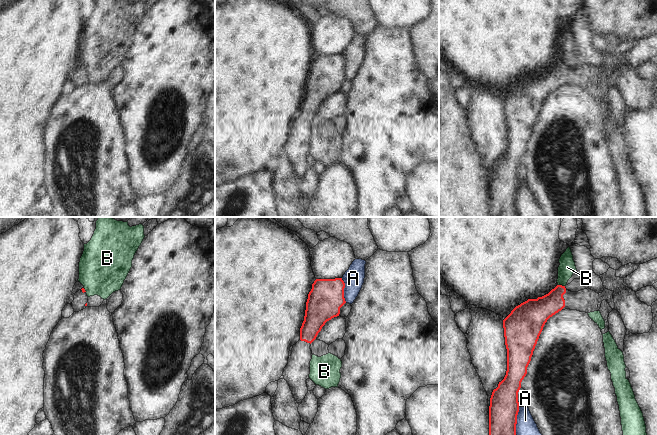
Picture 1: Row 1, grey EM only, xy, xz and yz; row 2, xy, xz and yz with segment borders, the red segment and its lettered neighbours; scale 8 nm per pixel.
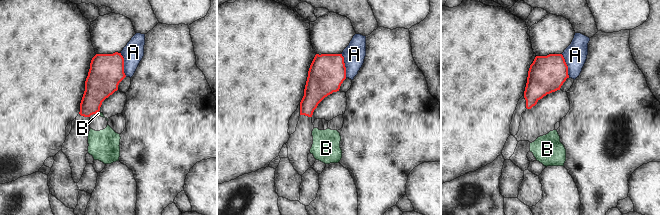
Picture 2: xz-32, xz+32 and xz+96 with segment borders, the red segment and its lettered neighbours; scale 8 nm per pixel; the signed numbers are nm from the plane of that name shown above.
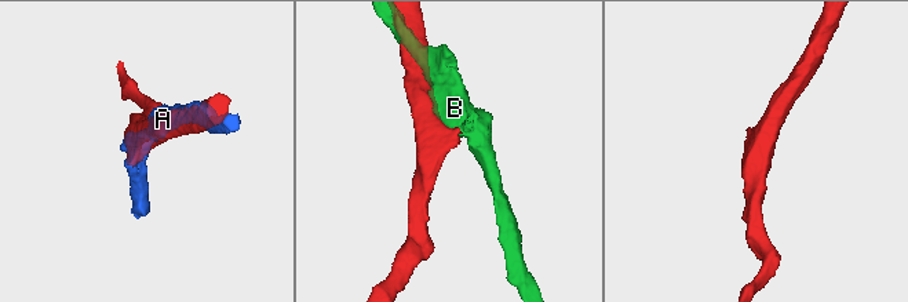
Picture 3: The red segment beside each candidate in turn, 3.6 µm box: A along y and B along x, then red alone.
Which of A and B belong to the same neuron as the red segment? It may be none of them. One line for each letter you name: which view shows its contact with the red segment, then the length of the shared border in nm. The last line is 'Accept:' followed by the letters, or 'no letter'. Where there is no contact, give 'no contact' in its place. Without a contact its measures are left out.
Accept: no letter

